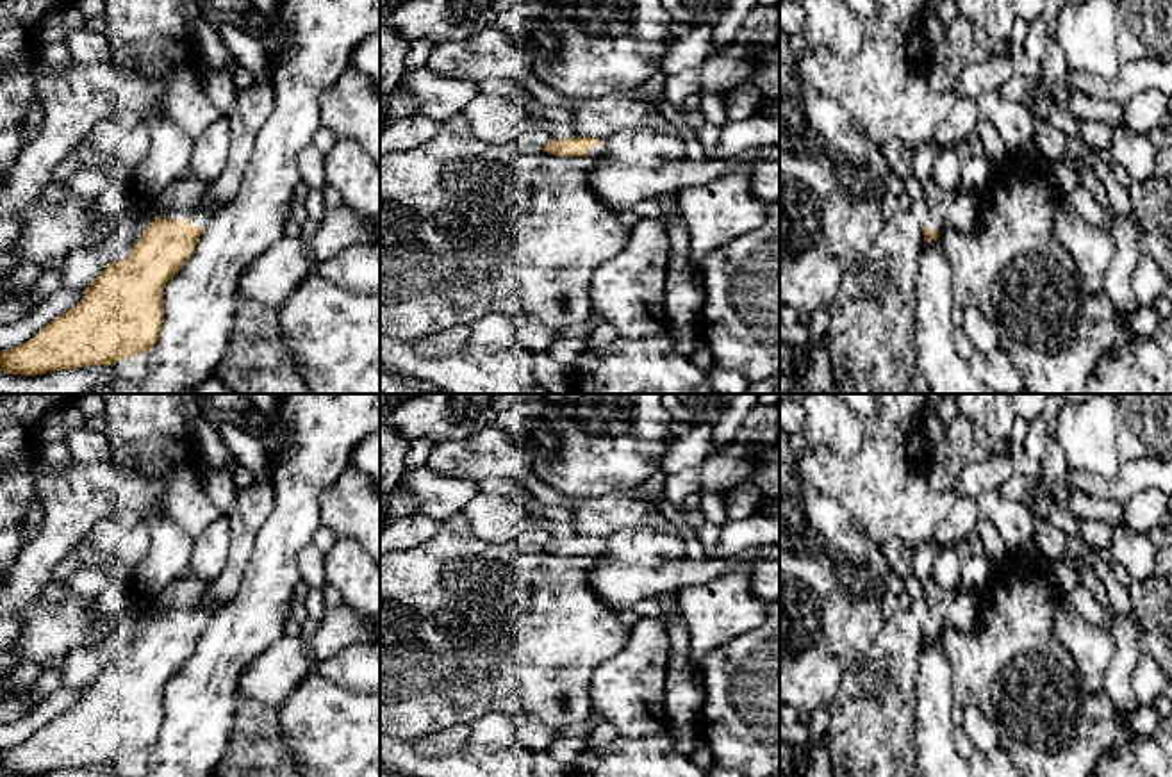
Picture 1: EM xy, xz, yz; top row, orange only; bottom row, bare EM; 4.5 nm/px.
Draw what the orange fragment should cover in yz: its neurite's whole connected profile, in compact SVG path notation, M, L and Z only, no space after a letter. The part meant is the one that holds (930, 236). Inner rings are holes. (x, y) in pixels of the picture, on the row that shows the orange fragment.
M972 155L960 160L960 184L956 189L944 189L935 180L922 184L928 201L928 217L924 221L924 239L937 241L945 228L949 207L962 196L978 198L988 185L992 168L983 155Z

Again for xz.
M574 135L565 141L549 139L542 151L558 157L590 157L596 160L607 159L607 146L601 139Z

